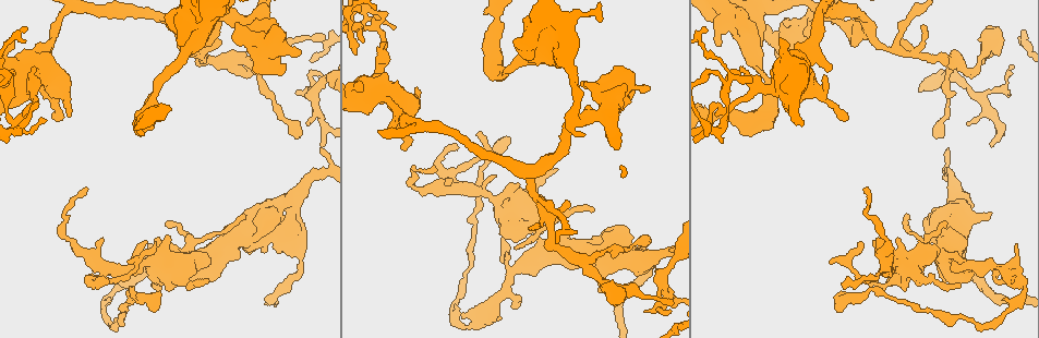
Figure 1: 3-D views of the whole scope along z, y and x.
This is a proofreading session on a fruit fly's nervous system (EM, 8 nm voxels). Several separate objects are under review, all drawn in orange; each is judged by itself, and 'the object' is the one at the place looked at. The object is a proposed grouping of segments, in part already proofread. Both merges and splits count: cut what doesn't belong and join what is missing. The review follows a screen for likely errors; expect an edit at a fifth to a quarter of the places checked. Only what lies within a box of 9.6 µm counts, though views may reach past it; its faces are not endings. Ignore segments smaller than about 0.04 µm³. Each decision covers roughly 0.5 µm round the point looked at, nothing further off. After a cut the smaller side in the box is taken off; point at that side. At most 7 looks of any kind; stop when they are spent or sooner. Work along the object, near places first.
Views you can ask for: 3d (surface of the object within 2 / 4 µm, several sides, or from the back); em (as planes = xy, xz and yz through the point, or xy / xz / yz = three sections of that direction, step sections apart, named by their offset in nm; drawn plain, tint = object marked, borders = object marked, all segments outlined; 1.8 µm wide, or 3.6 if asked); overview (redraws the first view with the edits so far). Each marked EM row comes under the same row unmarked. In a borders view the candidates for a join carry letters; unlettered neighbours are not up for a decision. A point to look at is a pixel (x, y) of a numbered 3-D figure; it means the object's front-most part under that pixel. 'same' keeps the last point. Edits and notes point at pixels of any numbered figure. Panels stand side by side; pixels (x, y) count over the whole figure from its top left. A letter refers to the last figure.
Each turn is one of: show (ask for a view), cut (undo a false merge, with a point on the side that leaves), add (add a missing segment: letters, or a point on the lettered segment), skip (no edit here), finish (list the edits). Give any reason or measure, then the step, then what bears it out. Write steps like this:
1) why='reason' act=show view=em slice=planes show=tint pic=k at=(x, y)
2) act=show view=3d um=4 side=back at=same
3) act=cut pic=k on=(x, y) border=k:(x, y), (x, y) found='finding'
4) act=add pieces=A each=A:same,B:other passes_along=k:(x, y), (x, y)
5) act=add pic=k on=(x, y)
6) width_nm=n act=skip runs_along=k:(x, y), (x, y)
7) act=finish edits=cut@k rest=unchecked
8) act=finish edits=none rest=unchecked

why='free end' act=show view=3d um=4 pic=1 at=(418, 95)

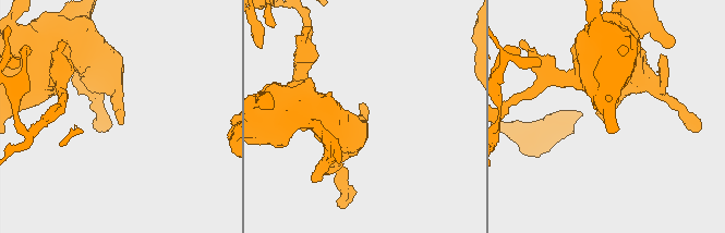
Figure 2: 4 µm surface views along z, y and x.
why='now the EM' act=show view=em slice=planes show=borders pic=2 at=(367, 113)

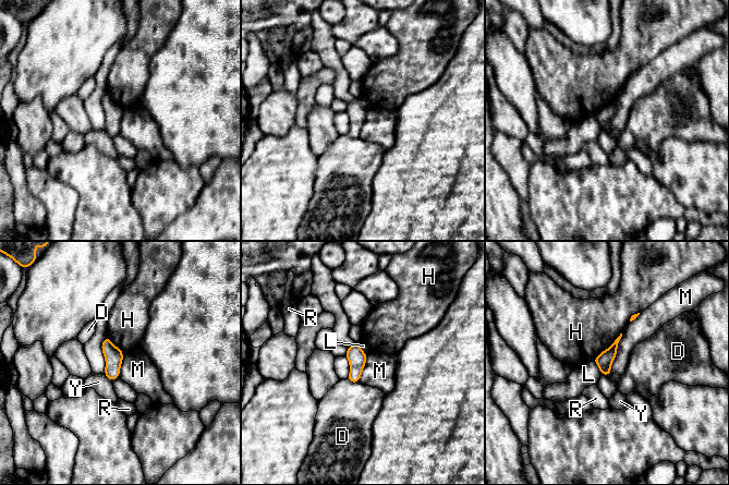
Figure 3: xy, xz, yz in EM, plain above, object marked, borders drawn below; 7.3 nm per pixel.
act=skip each=D:other,H:other,L:other,M:other,R:other,Y:other border=3:(622, 334), (607, 376) found='no lettered segment goes on from it'

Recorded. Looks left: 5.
why='branch point' act=show view=em slice=planes show=tint pic=1 at=(885, 269)

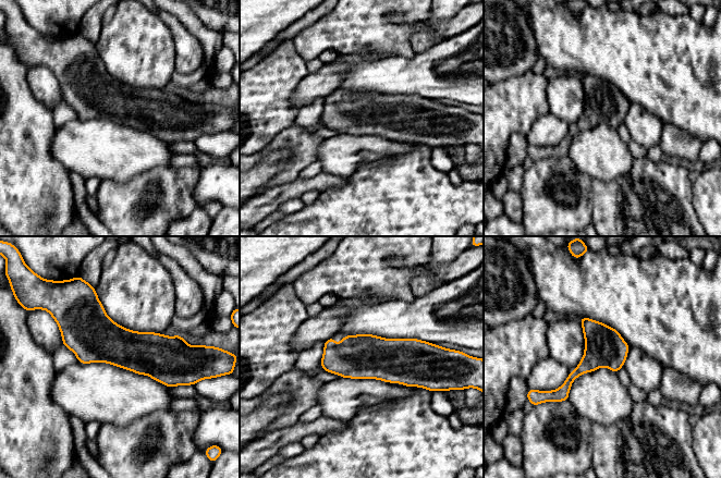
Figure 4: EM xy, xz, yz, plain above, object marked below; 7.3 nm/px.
why='what lies round it' act=show view=em slice=planes show=borders at=same

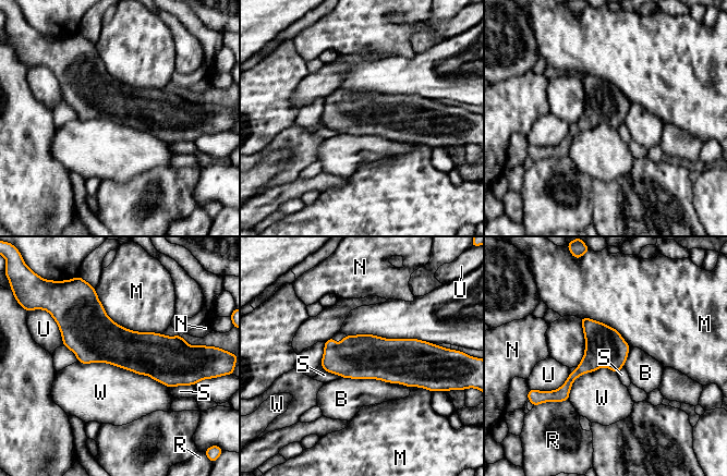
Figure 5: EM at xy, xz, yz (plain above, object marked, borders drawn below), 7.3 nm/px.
width_nm=280 act=skip each=B:other,M:other,N:other,R:other,S:other,U:other,W:other border=5:(79, 361), (109, 363), (169, 387) found='one neuron here'

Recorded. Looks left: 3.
why='branch stops here' act=show view=3d um=4 pic=1 at=(159, 295)

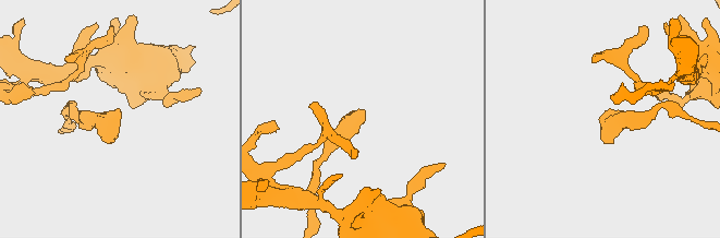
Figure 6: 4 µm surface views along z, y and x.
act=show view=em slice=xz step=8 show=borders pic=6 at=(362, 114)

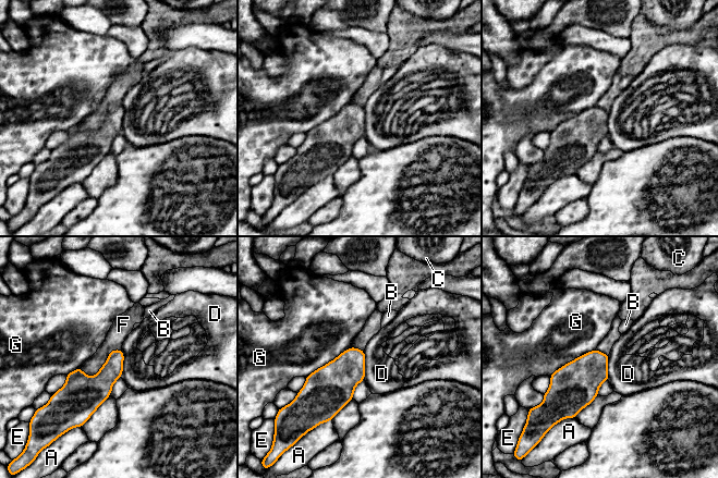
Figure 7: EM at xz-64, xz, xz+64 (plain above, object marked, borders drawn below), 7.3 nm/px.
act=show view=em slice=planes show=borders at=same

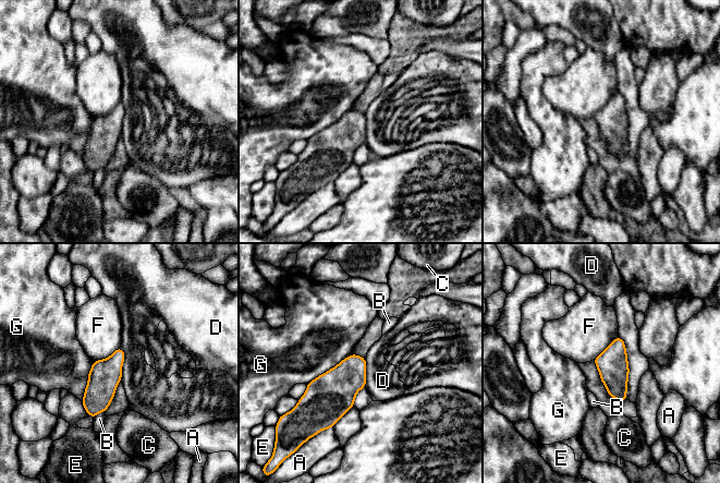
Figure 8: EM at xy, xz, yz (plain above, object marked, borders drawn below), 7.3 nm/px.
longest_contact=G:420nm act=skip each=A:other,B:other,C:other,D:other,E:other,F:other,G:other border=8:(121, 347), (124, 361), (120, 381) found='no lettered segment goes on from it'

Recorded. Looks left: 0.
act=finish edits=none rest=unchecked

